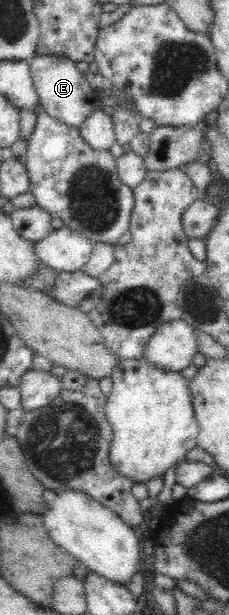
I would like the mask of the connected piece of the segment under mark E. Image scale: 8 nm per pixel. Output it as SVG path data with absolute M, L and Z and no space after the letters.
M36 54L30 59L30 70L40 105L51 118L60 123L79 129L100 108L98 91L87 82L85 75L77 70L75 62L67 56Z

